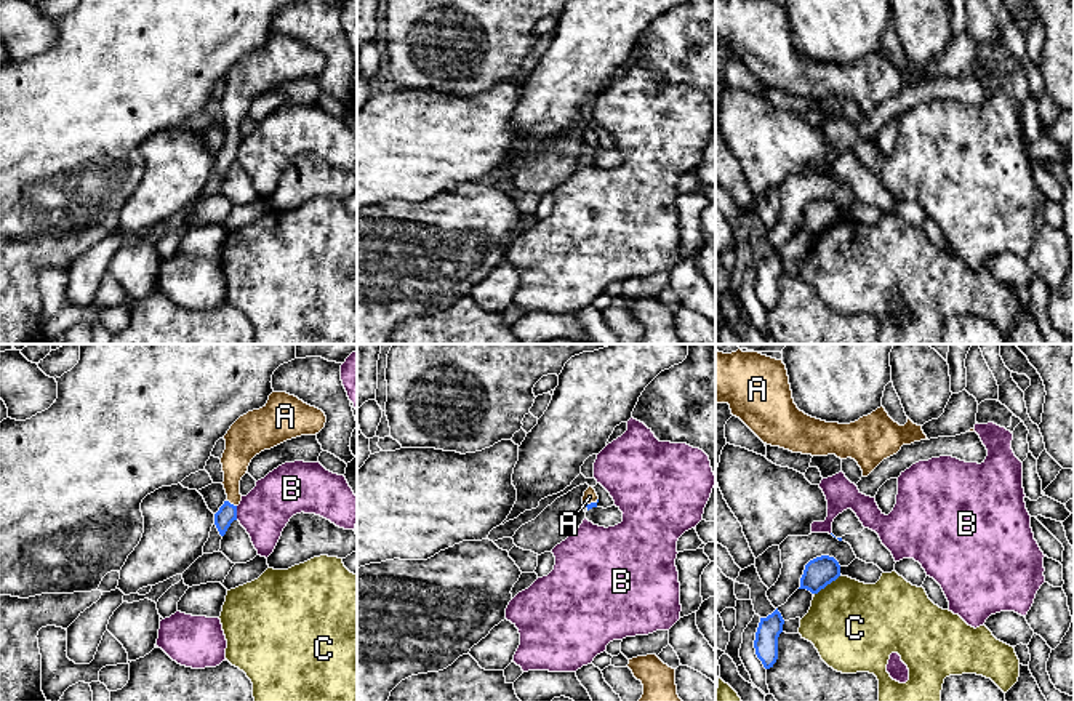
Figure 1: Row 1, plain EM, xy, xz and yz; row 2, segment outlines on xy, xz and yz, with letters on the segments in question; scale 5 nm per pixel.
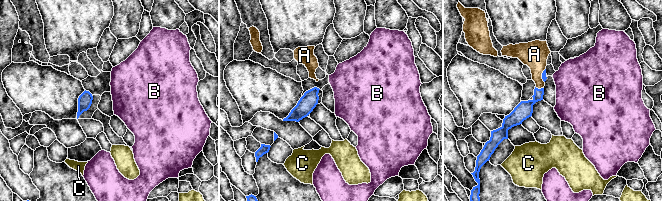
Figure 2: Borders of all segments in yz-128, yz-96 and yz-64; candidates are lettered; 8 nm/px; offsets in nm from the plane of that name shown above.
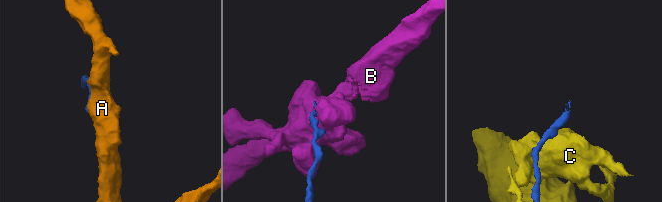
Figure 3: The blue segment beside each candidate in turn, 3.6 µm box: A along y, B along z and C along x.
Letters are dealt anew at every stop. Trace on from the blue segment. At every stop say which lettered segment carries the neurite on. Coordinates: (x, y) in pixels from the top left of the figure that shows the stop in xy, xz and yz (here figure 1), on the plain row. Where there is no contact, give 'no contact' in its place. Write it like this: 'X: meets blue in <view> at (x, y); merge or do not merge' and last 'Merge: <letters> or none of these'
A: meets blue in xy at (229, 144); merge
B: meets blue in xy at (236, 154); do not merge
C: meets blue in yz at (826, 226); do not merge
Merge: A

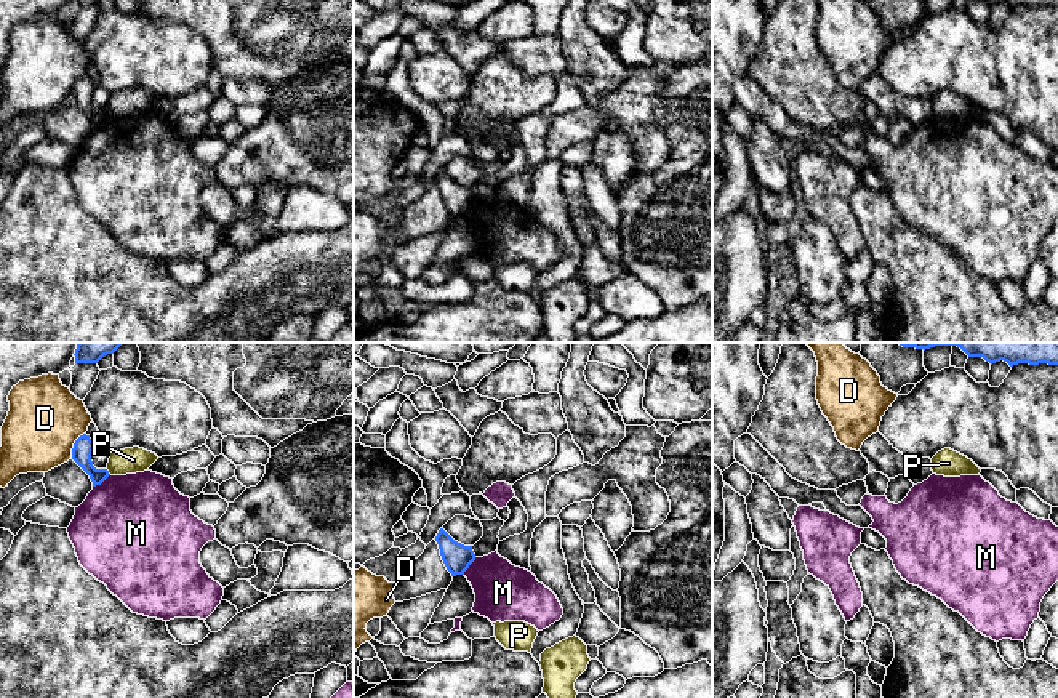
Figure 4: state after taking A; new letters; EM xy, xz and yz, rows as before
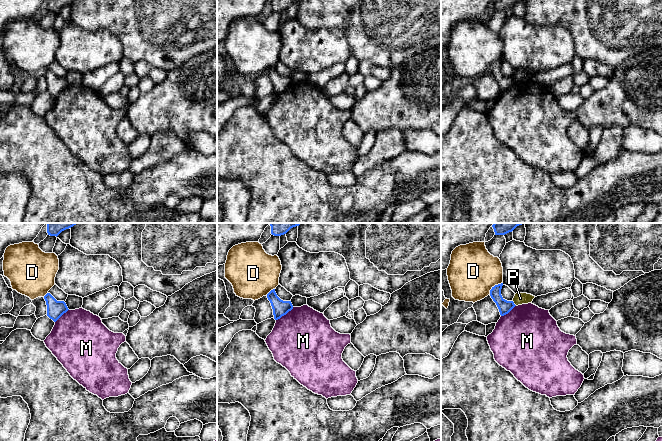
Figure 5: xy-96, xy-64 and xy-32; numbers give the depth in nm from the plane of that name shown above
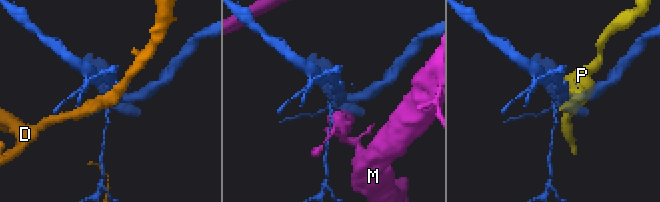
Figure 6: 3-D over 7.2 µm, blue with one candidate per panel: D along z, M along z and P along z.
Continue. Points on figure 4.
D: meets blue in xy at (74, 85); do not merge
M: meets blue in xy at (101, 124); do not merge
P: meets blue in xy at (108, 114); do not merge
Merge: none of these

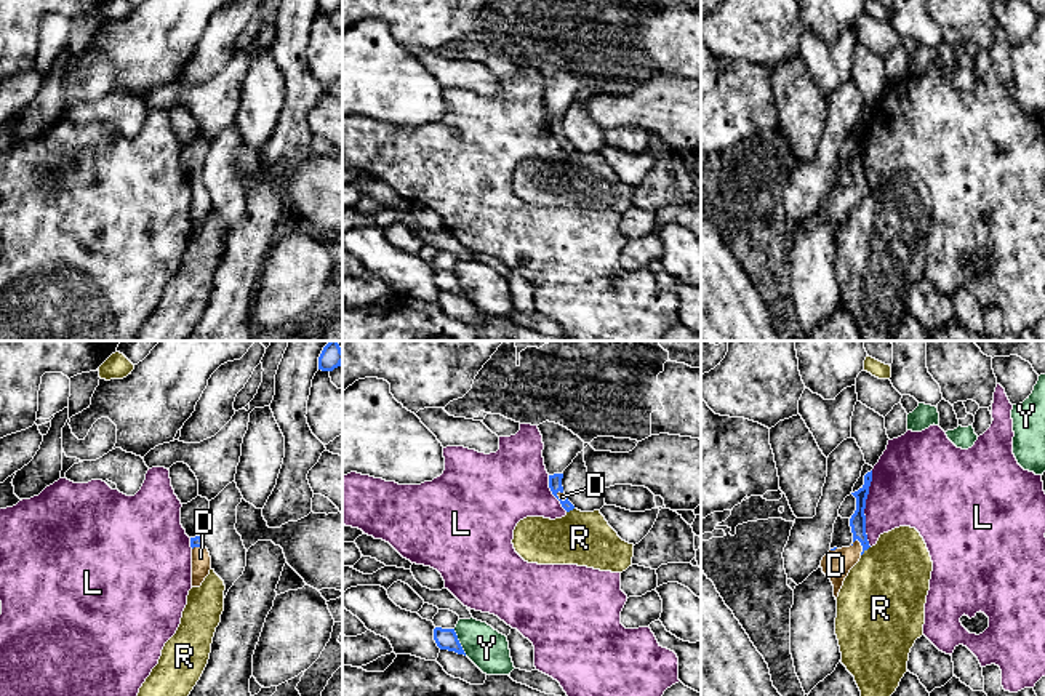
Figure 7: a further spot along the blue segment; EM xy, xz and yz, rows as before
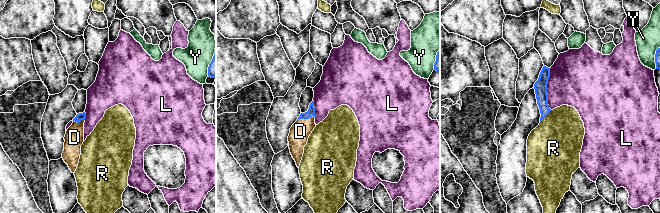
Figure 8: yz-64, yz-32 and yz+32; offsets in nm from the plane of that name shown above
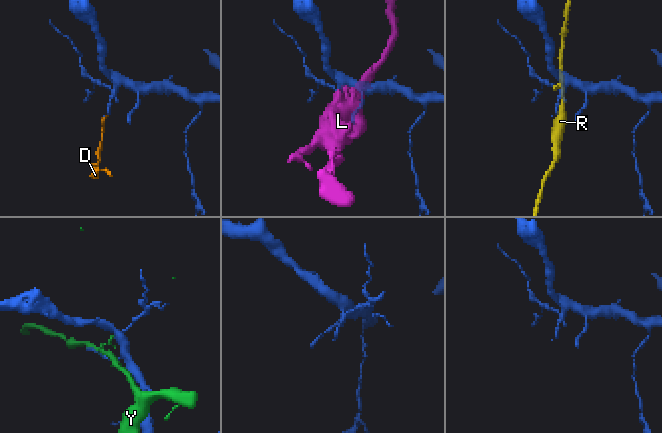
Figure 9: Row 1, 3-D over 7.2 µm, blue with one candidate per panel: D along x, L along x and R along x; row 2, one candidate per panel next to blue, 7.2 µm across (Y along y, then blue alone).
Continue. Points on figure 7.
D: meets blue in yz at (861, 186); merge
L: meets blue in yz at (864, 149); do not merge
R: meets blue in yz at (866, 191); do not merge
Y: meets blue in xz at (458, 284); do not merge
Merge: D

